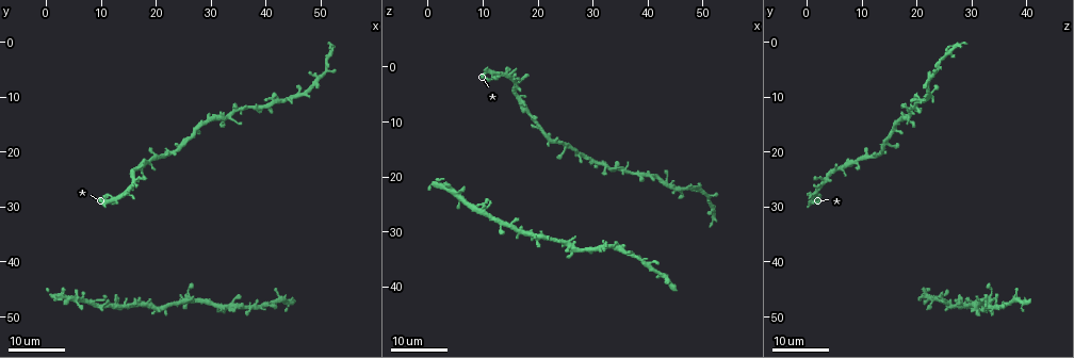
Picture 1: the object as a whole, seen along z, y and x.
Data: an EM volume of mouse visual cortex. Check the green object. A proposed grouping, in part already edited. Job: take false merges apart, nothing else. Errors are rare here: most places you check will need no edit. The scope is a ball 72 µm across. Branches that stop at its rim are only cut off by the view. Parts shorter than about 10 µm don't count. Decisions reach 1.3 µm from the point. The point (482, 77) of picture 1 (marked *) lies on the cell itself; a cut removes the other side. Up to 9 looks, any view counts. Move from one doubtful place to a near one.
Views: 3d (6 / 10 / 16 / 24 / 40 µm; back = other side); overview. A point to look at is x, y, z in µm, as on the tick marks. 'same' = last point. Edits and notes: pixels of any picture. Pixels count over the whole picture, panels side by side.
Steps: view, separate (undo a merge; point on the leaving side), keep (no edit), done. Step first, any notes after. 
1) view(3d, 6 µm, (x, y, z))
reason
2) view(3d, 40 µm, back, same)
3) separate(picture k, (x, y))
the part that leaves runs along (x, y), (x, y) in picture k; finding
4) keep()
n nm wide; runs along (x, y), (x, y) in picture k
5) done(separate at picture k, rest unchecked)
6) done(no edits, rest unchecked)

view(3d, 24 µm, (17.0, 22.5, 7.0))

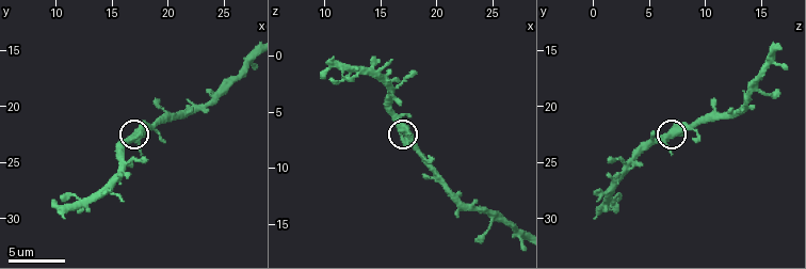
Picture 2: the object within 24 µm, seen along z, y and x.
view(3d, 10 µm, (17.0, 22.8, 6.8))
closer look

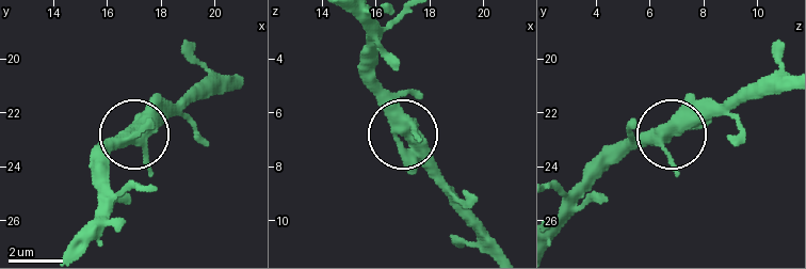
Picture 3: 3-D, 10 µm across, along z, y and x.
keep()
one cell here

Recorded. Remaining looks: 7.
view(3d, 16 µm, (35.0, 12.0, 18.5))
a narrow waist

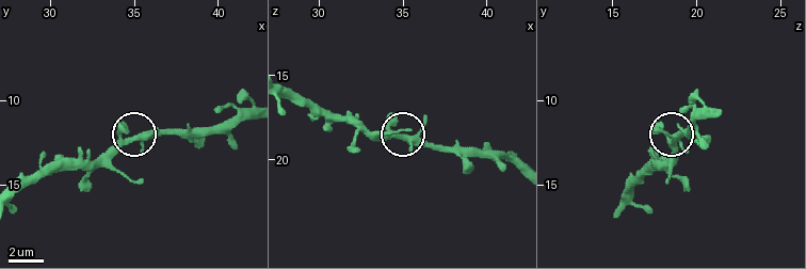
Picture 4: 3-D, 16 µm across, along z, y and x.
view(3d, 6 µm, (35.0, 12.4, 18.7))
zoom in

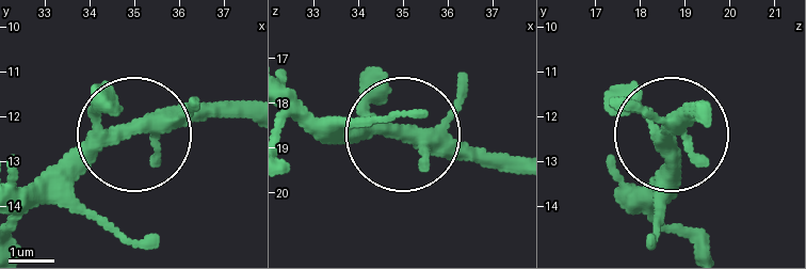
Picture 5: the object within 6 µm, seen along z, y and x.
keep()
runs along (630, 198), (661, 168), (669, 137), (695, 117) in picture 5; one cell here

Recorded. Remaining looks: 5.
view(3d, 24 µm, (44.5, 10.5, 22.0))
thin neck

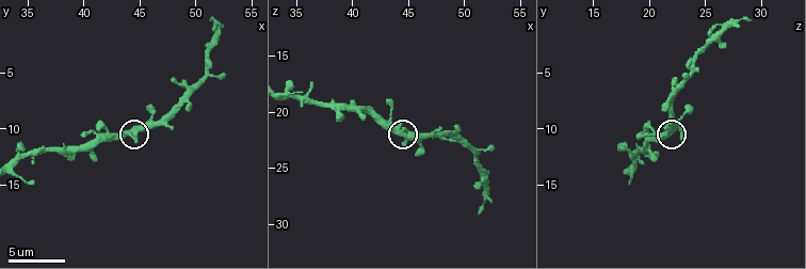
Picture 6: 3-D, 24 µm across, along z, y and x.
view(3d, 10 µm, (44.8, 10.2, 21.4))

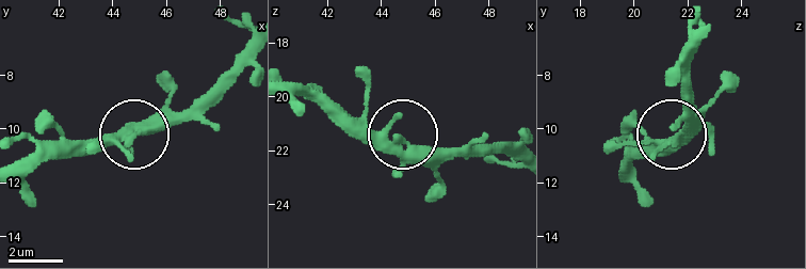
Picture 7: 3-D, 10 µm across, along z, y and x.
keep()
continuous, no second cell

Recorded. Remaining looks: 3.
view(3d, 10 µm, (50.0, 6.4, 22.4))
three-way junction

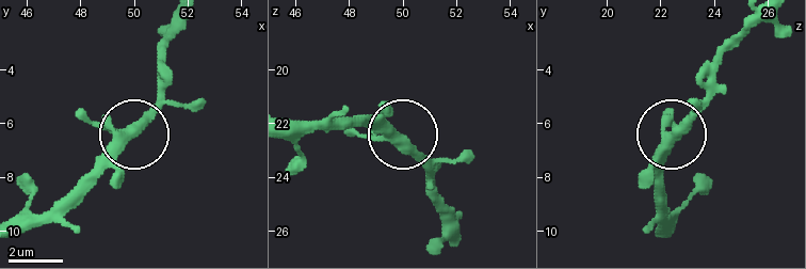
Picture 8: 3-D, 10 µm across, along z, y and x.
keep()
runs along (658, 231), (660, 147), (718, 88) in picture 8; continuous, no second cell

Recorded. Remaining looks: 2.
done(no edits, rest unchecked)

